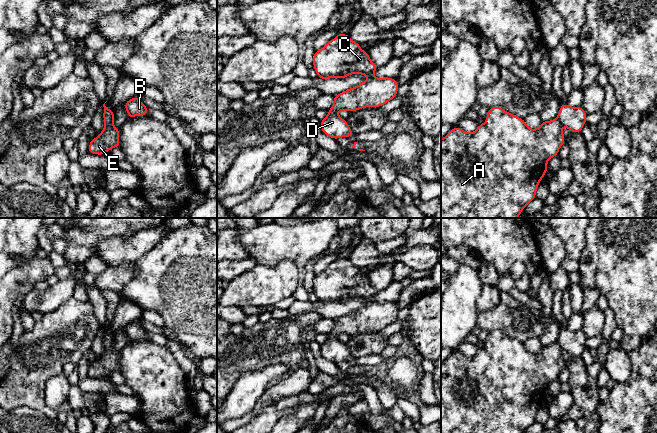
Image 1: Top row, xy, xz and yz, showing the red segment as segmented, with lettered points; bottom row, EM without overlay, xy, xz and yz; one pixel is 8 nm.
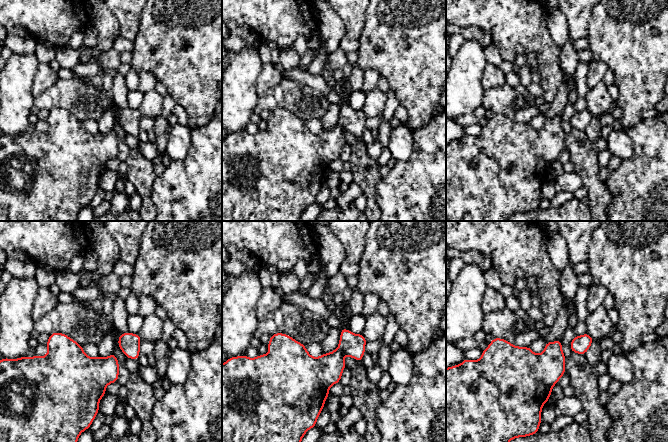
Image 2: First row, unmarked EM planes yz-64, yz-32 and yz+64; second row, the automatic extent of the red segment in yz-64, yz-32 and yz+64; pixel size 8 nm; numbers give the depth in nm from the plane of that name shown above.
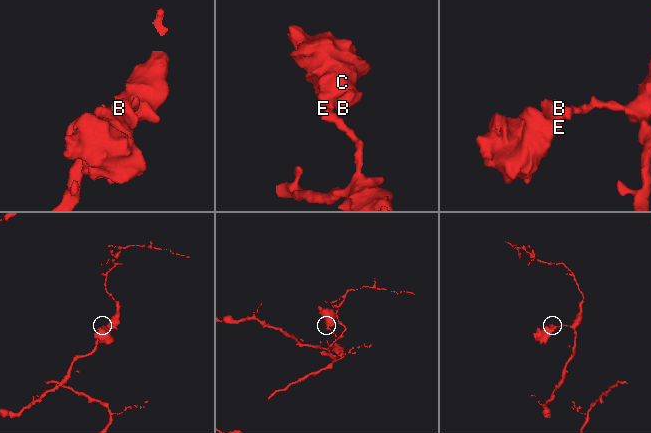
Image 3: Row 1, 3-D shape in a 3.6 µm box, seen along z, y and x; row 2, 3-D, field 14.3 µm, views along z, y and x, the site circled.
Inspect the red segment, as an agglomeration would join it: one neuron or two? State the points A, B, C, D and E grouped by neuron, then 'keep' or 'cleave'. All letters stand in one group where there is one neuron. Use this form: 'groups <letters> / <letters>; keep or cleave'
groups A B C E / D; cleave

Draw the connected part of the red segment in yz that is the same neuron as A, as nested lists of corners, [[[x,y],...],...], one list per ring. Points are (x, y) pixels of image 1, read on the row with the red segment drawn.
[[[499,106],[489,109],[486,122],[478,125],[473,133],[468,133],[459,127],[454,127],[441,139],[441,218],[518,218],[523,209],[536,198],[536,190],[547,172],[547,162],[558,155],[560,147],[565,143],[562,124],[558,119],[542,121],[537,129],[530,129],[524,119],[510,114]]]

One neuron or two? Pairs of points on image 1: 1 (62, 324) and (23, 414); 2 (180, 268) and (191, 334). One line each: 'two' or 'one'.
1: two
2: one

